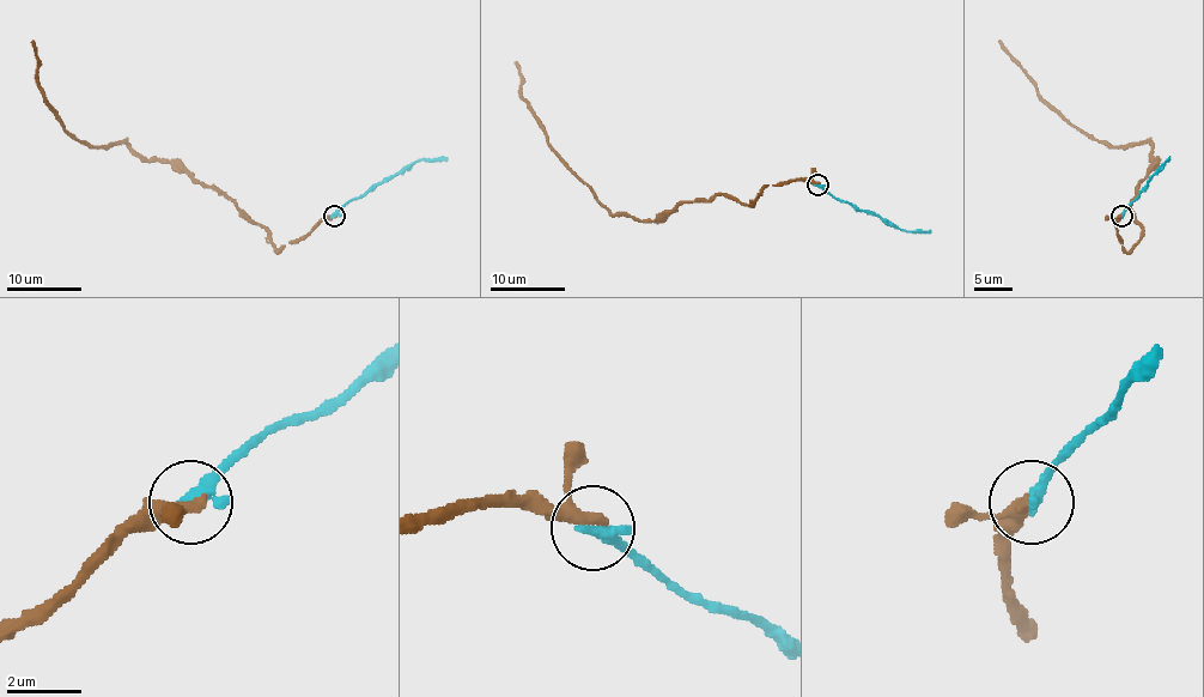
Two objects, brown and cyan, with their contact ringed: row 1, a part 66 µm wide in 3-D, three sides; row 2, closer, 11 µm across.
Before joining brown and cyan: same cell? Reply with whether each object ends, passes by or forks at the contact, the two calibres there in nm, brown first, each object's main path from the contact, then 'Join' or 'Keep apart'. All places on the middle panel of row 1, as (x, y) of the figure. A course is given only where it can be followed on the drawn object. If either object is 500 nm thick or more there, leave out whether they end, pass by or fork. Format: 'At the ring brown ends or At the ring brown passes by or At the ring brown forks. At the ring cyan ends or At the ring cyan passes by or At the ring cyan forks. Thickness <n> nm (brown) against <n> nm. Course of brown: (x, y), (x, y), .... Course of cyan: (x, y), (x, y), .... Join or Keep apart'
At the ring brown passes by. At the ring cyan ends. Thickness 280 nm (brown) against 400 nm. Course of brown: (818, 185), (768, 185), (748, 205), (716, 194), (679, 201), (652, 220), (612, 214), (548, 139), (516, 61). Course of cyan: (818, 185), (832, 198), (861, 211), (871, 211), (901, 231), (930, 232). Join

